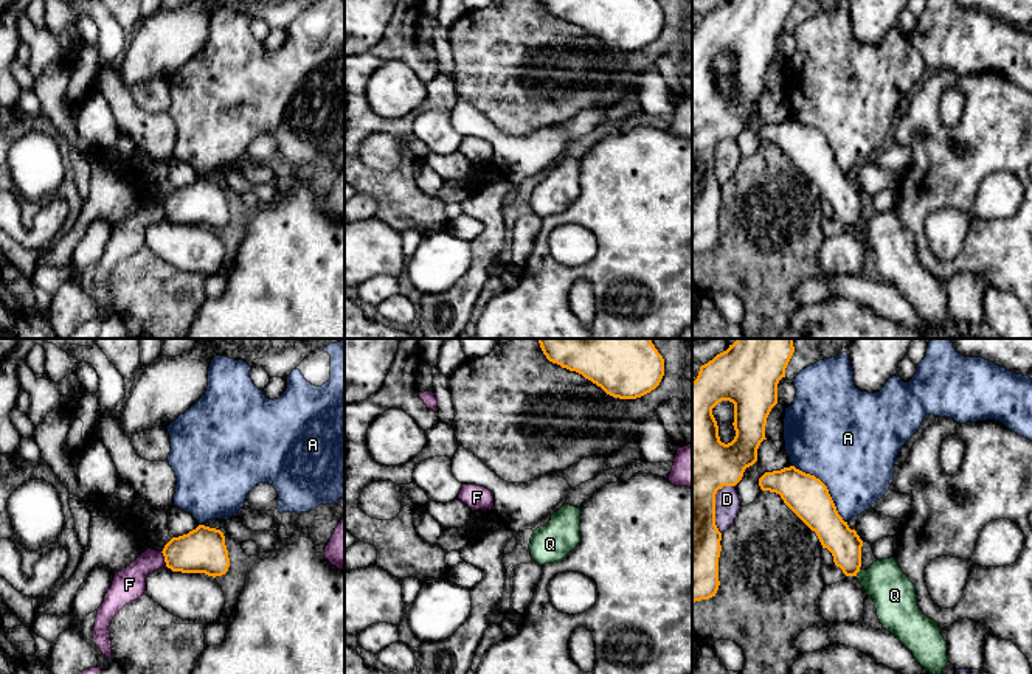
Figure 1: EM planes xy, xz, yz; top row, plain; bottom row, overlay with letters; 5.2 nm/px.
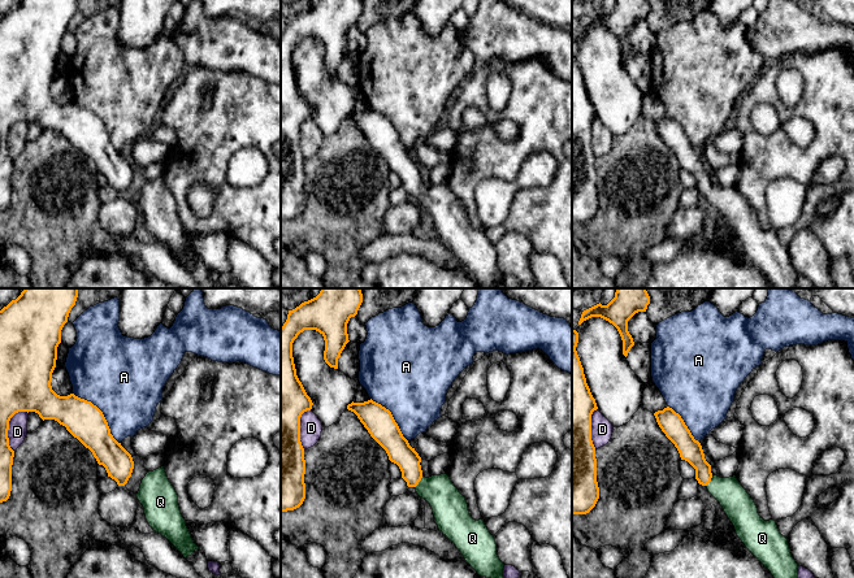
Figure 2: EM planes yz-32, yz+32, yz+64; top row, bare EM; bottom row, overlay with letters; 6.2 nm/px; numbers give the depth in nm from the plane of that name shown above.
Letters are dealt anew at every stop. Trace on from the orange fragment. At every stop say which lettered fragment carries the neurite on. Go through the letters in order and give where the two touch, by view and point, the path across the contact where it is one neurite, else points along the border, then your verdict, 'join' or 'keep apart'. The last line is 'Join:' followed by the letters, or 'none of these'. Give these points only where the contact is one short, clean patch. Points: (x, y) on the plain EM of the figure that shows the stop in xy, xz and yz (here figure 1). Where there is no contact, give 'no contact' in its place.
A: contact yz (826, 140); keep apart
D: contact yz (714, 157); keep apart
F: contact xy (165, 211); border xy (160, 204), (166, 218); keep apart
Q: contact yz (857, 224); way yz (834, 185), (857, 224), (879, 232), (894, 247); join
Join: Q

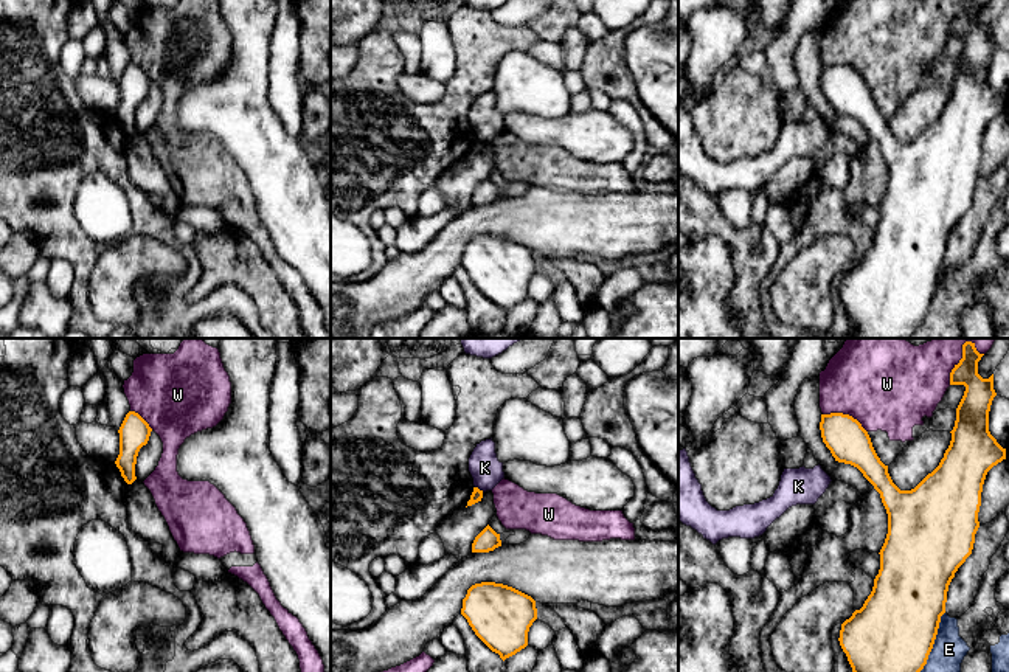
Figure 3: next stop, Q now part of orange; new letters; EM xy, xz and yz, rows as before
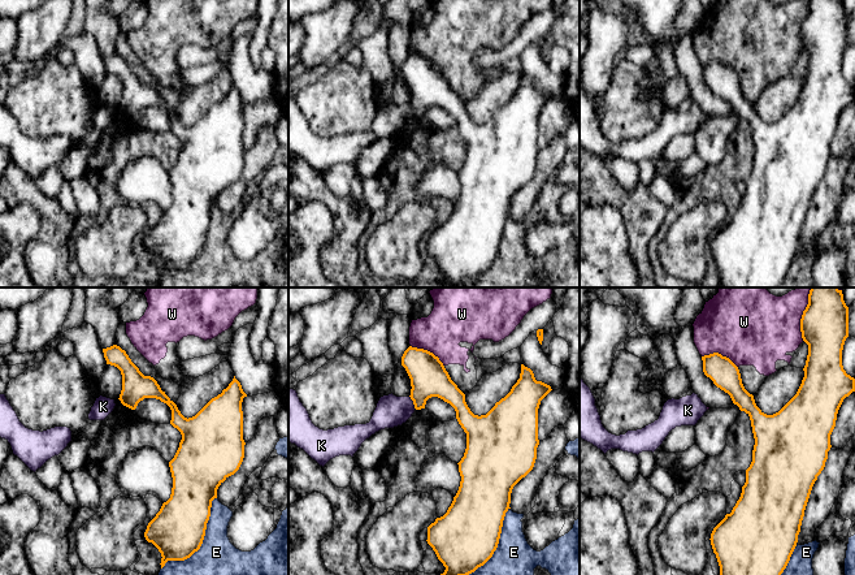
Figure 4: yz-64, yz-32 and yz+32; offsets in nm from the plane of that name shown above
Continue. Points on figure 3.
E: contact yz (932, 300); keep apart
K: contact xz (478, 142); border xz (475, 138), (483, 143); keep apart
W: contact yz (846, 67); keep apart
Join: none of these

